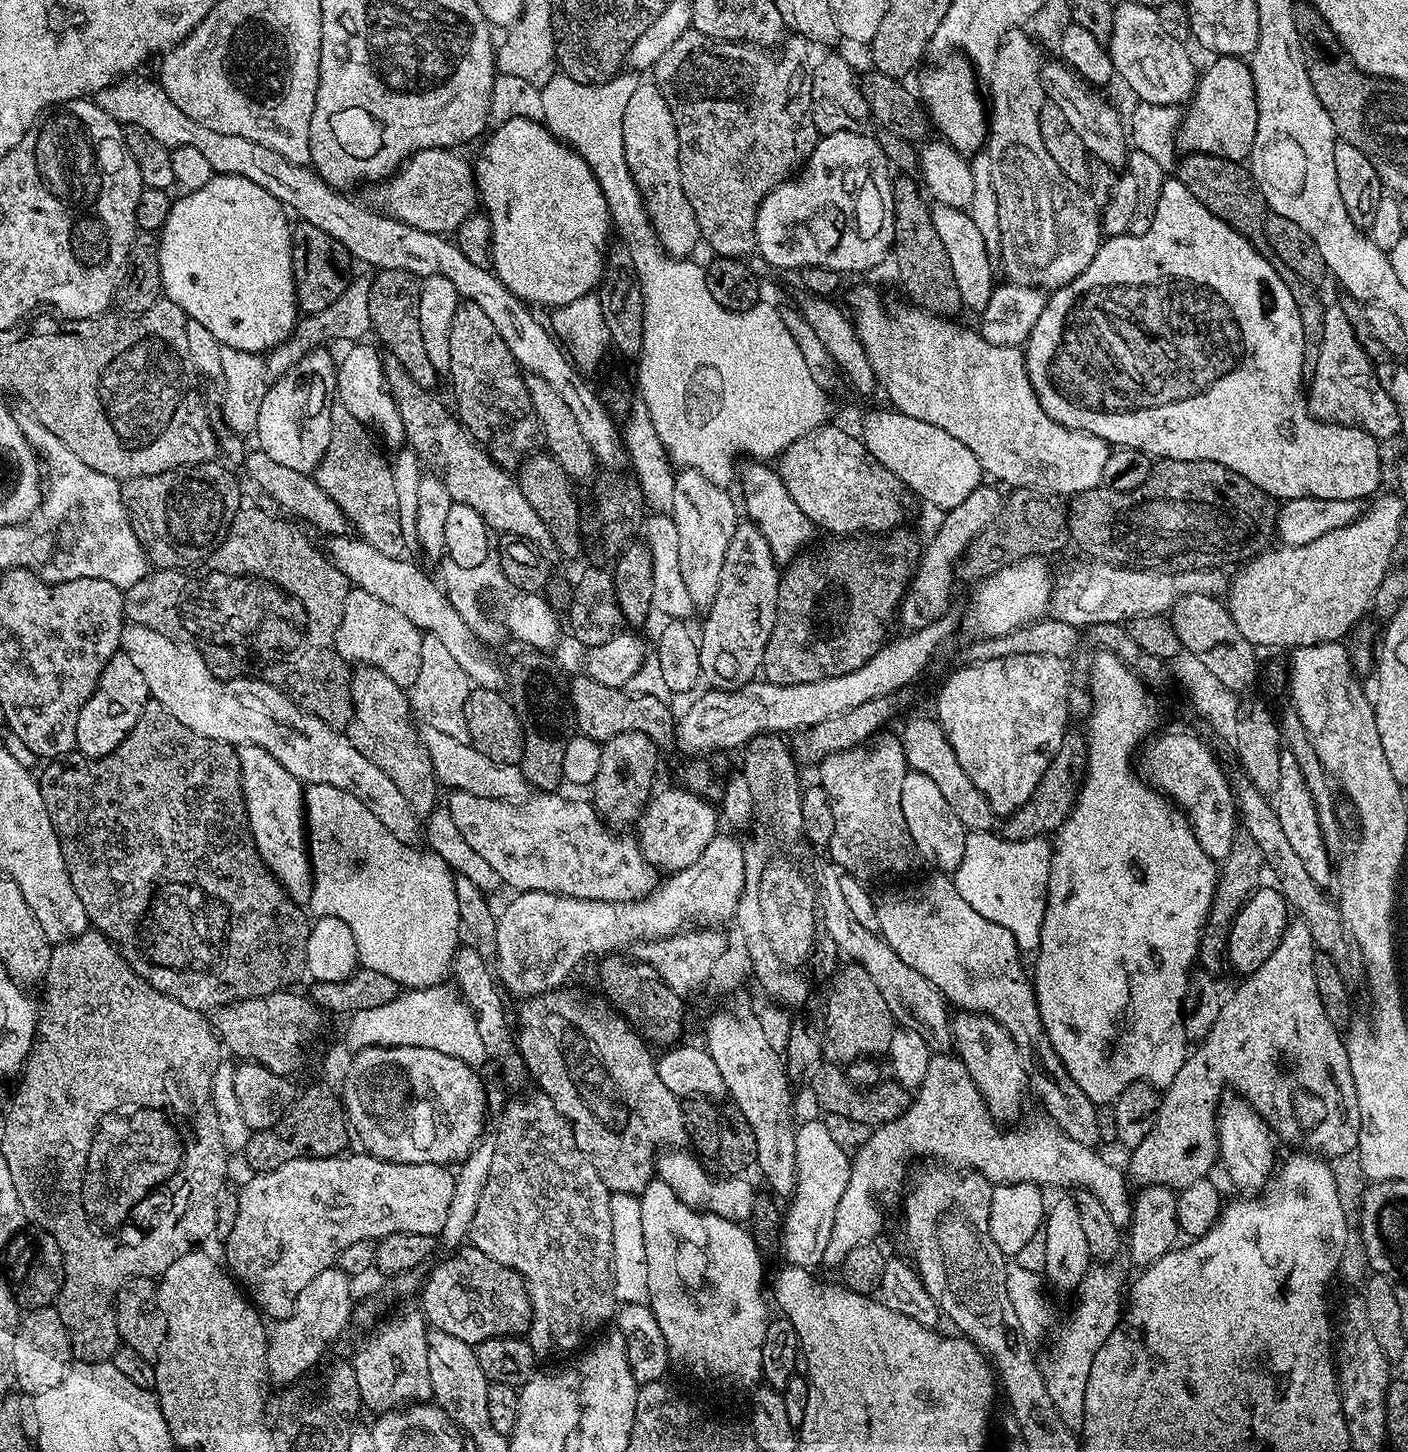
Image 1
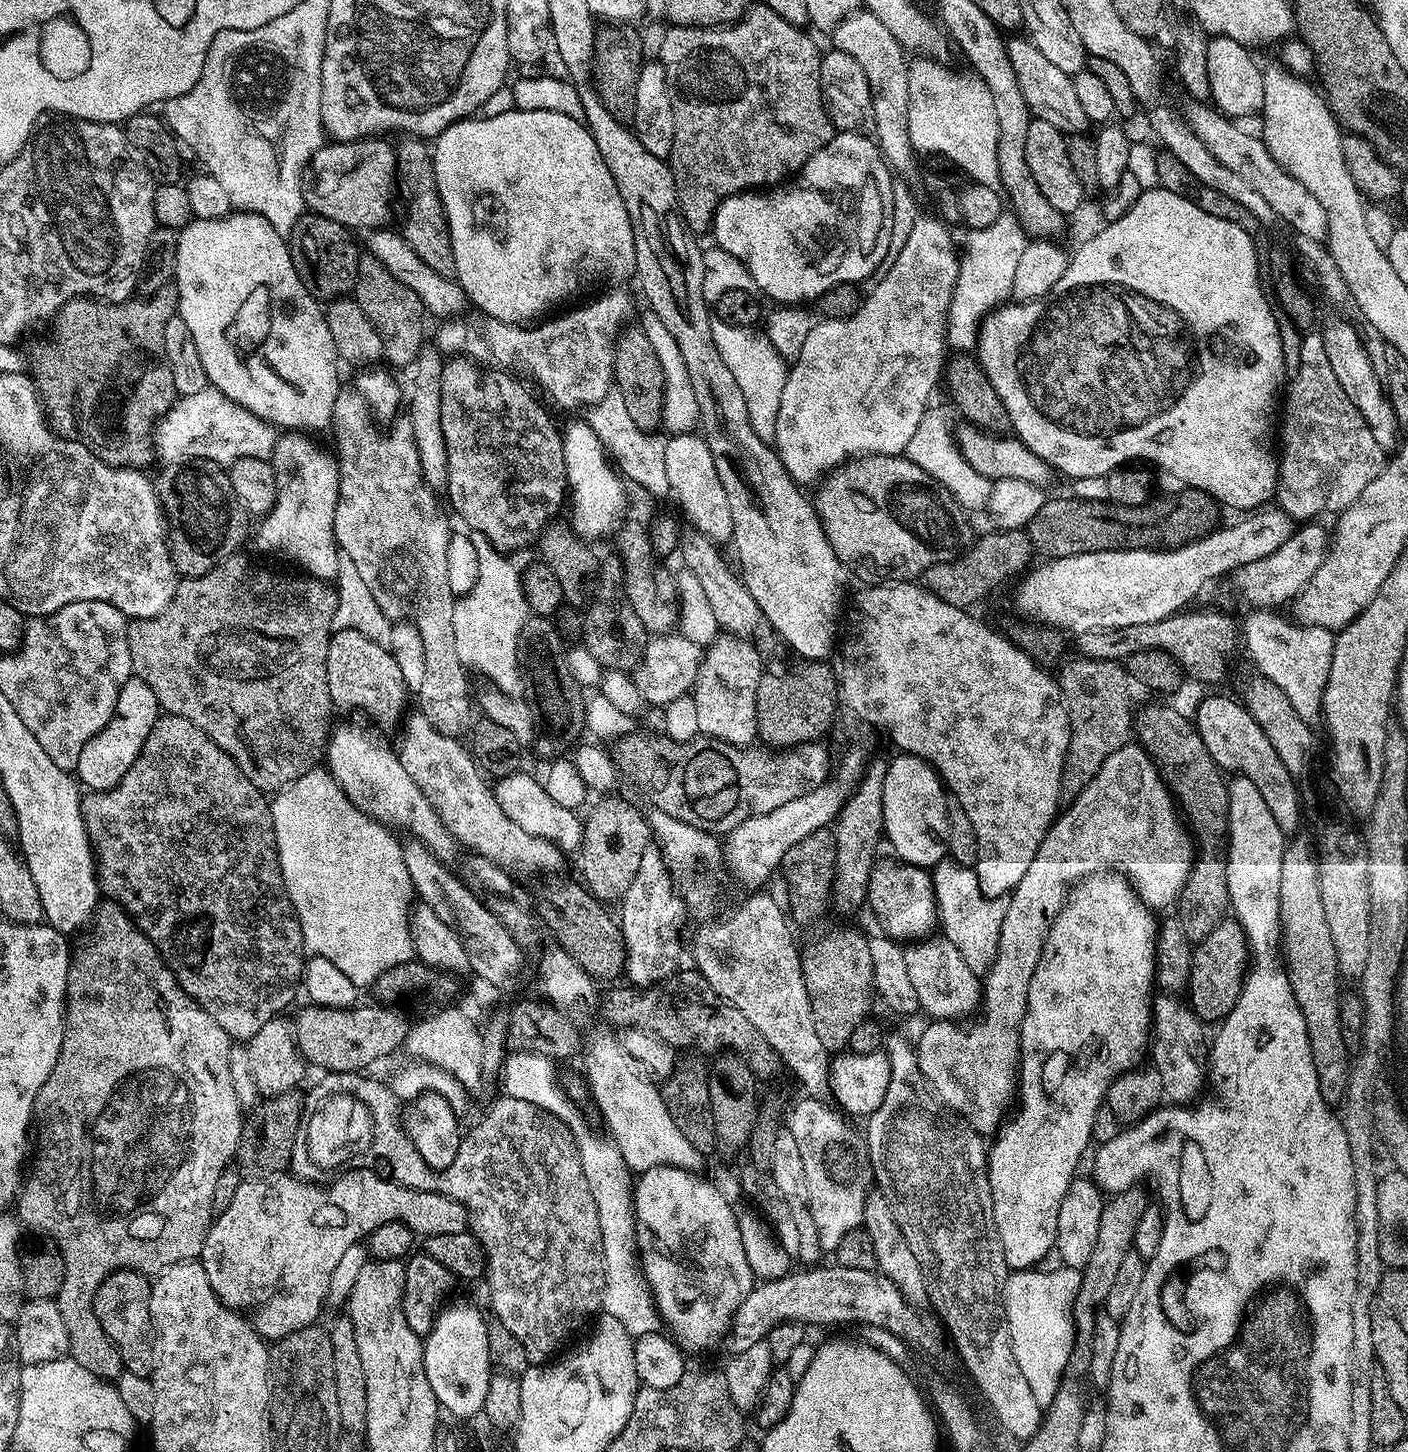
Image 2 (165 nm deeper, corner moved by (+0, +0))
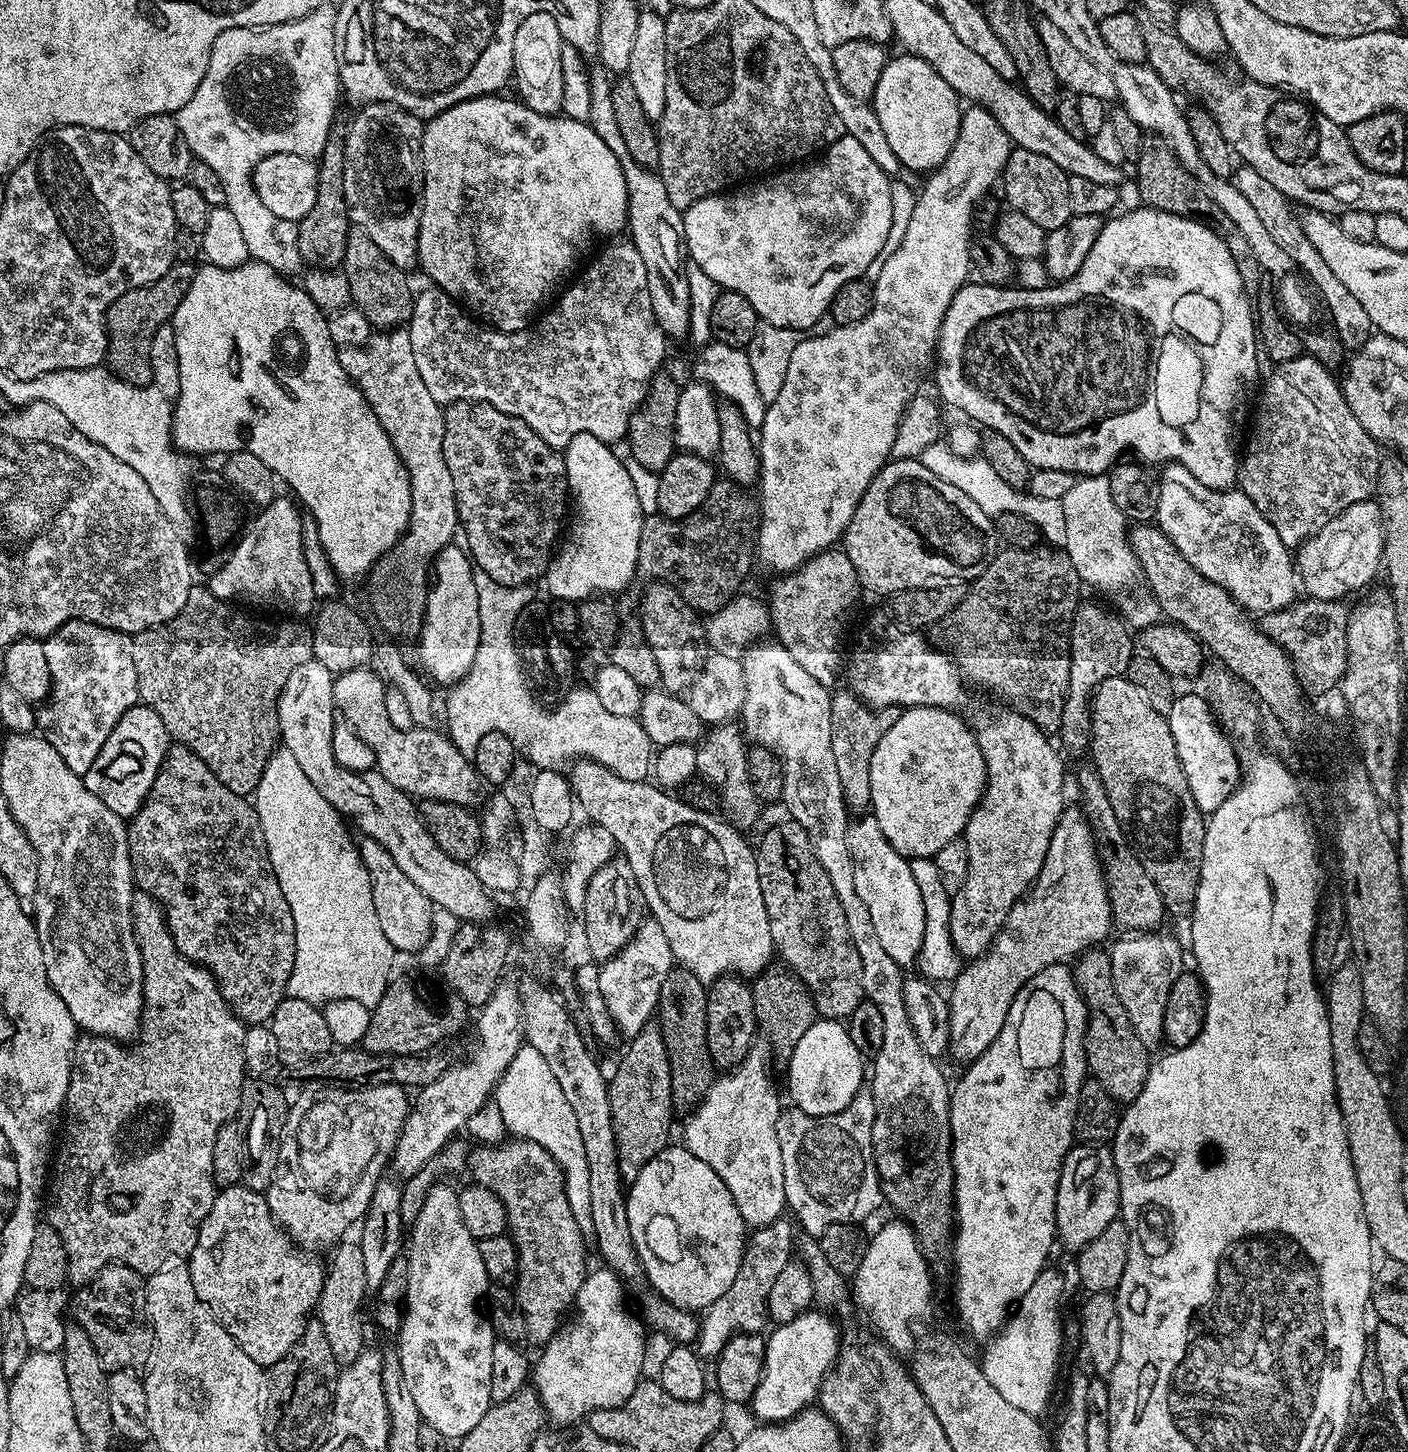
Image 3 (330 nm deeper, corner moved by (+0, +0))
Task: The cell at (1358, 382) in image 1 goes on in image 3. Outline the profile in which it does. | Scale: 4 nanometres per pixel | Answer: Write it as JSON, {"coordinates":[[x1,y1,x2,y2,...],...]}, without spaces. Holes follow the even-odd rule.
{"coordinates":[[1309,354,1275,365,1273,376,1262,388,1261,409,1250,424,1252,441,1249,444,1247,441,1240,461,1239,491,1245,492,1250,502,1258,506,1289,550,1299,549,1330,518,1354,506,1354,502,1369,499,1377,491,1380,479,1381,445,1362,430,1362,422,1354,418,1354,410,1346,402,1343,387,1328,372,1331,371]]}

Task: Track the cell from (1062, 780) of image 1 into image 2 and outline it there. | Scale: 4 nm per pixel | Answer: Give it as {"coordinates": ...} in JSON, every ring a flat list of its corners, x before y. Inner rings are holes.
{"coordinates":[[1085,656,1075,658,1058,672,1060,699,1068,715,1070,742,1064,759,1064,773,1060,779,1060,795,1071,802,1102,770,1102,762,1122,745,1129,743,1133,729,1132,696,1128,693,1130,677,1123,663,1115,660,1091,660]]}

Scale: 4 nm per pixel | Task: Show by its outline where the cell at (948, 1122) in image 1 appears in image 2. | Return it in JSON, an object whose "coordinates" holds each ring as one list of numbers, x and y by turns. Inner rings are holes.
{"coordinates":[[1129,742,1114,750,1114,754,1102,762,1102,770,1094,774,1092,781,1067,807,1053,819,1046,838,1042,838,1038,846,1038,854,1034,854,1034,862,1030,862,1030,870,1022,874,1022,882,1018,882,1018,886,1007,897,997,950,982,976,982,999,978,1004,980,1017,973,1024,932,1020,921,1030,920,1041,917,1039,914,1044,920,1072,928,1087,936,1093,937,1100,981,1134,992,1134,999,1129,1017,1095,1020,1027,1026,1014,1030,978,1042,954,1052,920,1060,913,1072,887,1088,876,1111,870,1123,874,1149,909,1157,910,1179,897,1194,863,1194,837,1186,827,1159,768,1139,743]]}

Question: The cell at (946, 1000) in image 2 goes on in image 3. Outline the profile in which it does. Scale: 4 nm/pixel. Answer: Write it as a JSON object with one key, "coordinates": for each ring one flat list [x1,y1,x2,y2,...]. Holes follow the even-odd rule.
{"coordinates":[[864,814,857,820,860,821,857,824,855,821,848,829,848,845,854,862,854,886,858,889,858,898,862,898,866,910,870,910,878,943,886,949,886,954,890,954,890,958,901,966,915,965,926,919,922,897,911,874,909,857,898,854,898,850,886,842,886,834,882,834,882,826,878,826,875,816]]}

